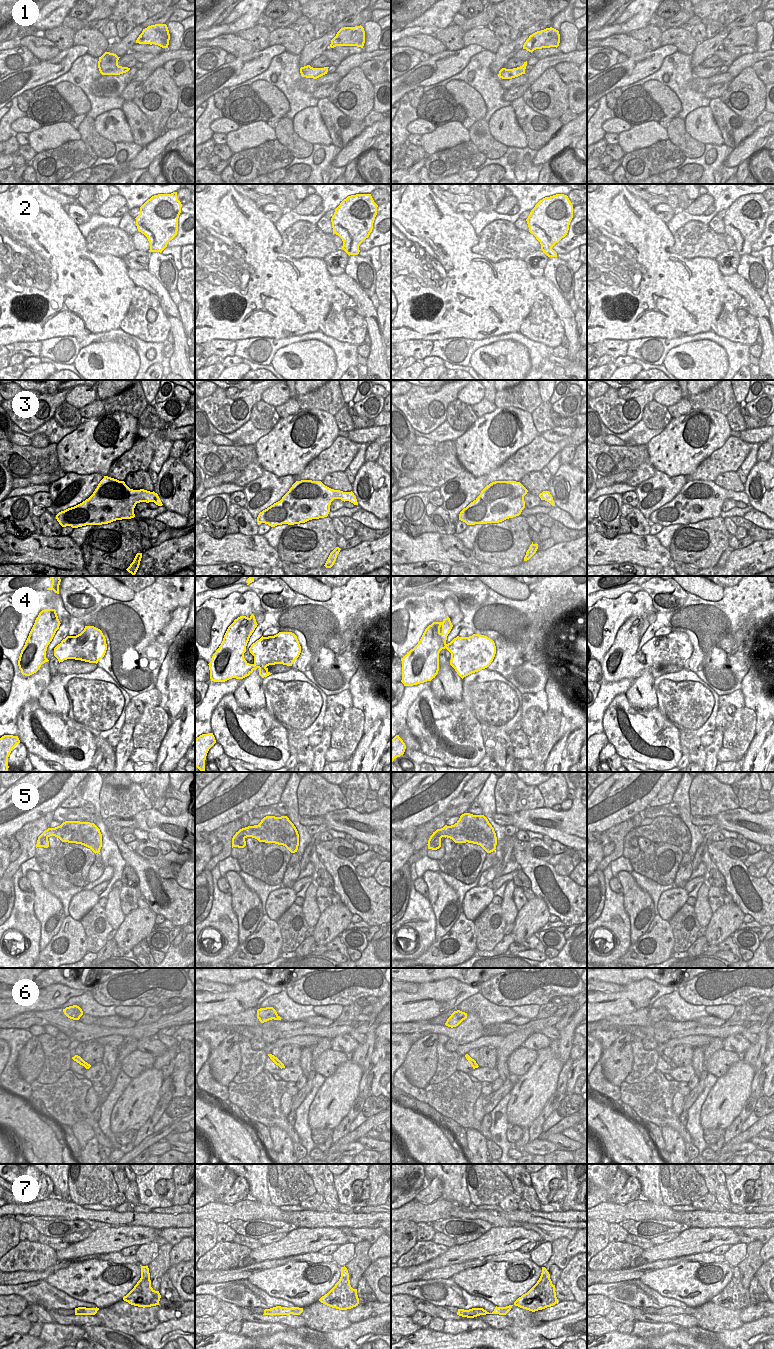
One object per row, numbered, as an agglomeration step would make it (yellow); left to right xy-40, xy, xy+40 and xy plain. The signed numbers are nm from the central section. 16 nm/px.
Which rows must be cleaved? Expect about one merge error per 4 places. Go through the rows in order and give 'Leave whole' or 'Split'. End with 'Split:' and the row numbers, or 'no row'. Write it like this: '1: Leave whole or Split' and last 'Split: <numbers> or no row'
1: Leave whole
2: Leave whole
3: Leave whole
4: Leave whole
5: Leave whole
6: Leave whole
7: Leave whole
Split: no row.

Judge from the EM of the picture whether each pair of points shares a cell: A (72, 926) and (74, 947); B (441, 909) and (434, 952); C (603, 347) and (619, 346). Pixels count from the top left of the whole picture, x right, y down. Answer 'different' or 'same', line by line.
A: same
B: different
C: same

